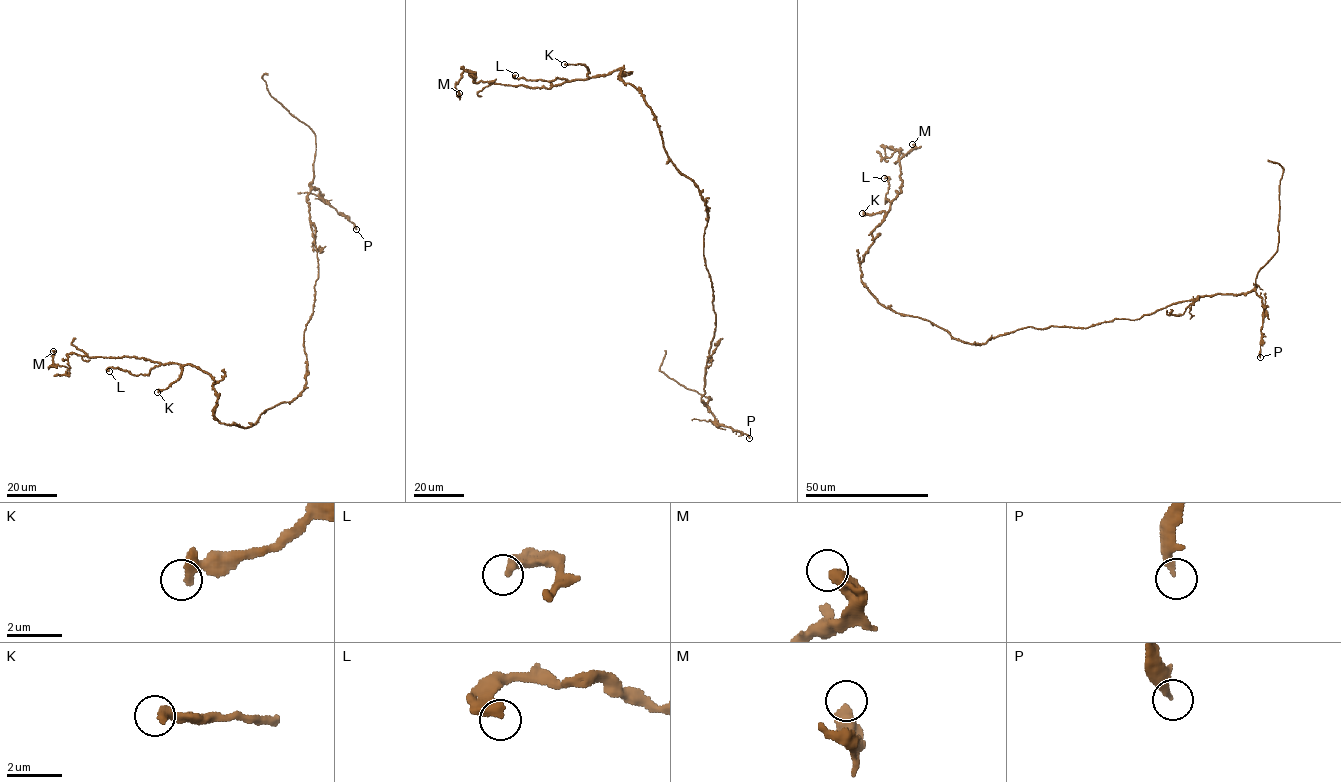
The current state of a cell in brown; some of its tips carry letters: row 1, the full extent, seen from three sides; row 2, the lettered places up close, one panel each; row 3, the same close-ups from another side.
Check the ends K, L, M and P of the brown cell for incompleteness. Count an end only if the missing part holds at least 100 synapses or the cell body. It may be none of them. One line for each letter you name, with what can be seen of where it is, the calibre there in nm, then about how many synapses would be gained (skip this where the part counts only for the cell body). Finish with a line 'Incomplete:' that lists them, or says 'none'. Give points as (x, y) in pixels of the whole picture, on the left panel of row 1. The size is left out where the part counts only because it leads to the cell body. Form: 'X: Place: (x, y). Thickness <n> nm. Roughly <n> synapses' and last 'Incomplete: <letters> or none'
Incomplete: none

